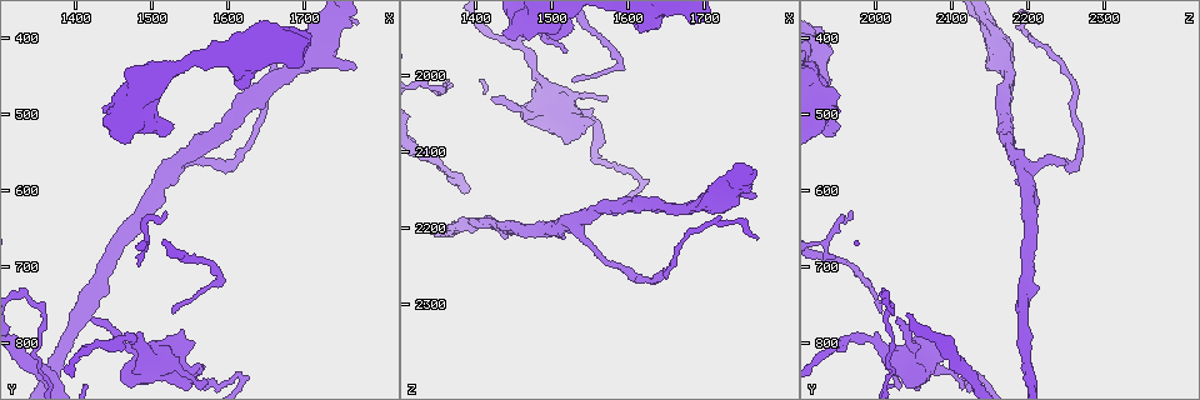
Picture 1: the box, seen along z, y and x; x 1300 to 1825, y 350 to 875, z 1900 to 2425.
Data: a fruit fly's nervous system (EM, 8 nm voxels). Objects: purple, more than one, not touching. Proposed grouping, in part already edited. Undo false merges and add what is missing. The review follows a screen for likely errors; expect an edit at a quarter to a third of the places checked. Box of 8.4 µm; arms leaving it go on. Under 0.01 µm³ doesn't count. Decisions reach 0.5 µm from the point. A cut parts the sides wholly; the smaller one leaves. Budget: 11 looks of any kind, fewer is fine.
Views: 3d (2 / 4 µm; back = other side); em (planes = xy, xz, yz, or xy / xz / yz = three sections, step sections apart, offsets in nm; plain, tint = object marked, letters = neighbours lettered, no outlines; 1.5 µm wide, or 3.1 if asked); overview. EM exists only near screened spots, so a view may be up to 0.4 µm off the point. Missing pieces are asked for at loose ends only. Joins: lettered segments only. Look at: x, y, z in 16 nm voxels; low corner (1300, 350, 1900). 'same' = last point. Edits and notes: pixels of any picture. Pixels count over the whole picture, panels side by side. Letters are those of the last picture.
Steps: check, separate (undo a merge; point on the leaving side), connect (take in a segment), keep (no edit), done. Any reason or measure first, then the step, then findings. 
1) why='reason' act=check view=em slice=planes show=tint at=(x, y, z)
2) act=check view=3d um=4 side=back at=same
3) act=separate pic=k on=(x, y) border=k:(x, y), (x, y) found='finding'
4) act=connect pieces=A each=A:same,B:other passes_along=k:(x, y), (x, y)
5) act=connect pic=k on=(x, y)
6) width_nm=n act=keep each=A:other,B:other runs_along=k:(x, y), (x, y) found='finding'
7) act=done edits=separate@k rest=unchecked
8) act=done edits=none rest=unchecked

act=check view=em slice=xy step=4 show=plain at=(1435, 500, 1945)

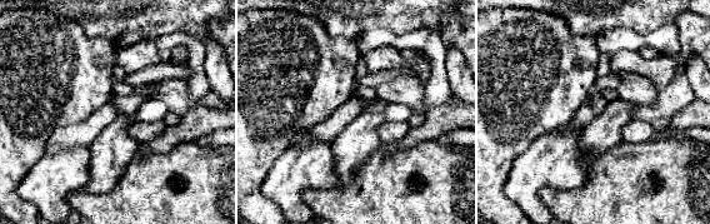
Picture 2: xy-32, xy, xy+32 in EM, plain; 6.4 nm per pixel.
why='see the neighbours' act=check view=em slice=xy step=4 show=letters at=same

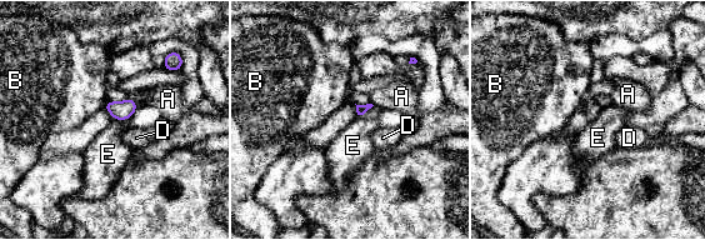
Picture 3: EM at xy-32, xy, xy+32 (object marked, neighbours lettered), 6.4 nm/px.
act=keep each=A:other,B:other,D:other,E:other border=3:(106, 100), (103, 105) found='none of them fits'

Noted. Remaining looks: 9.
why='thin end' act=check view=3d um=4 at=(1420, 770, 2025)

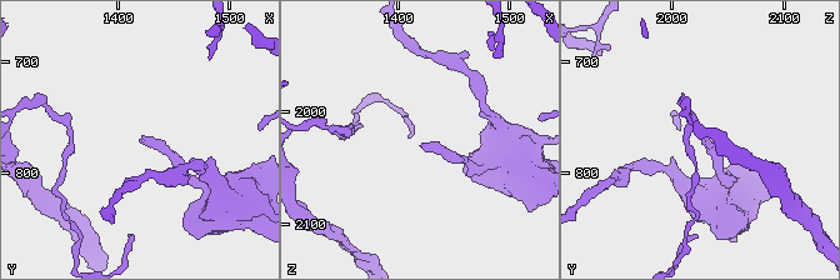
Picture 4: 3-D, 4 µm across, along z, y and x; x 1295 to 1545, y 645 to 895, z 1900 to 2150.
act=check view=em slice=yz step=8 show=letters at=(1422, 770, 2026)

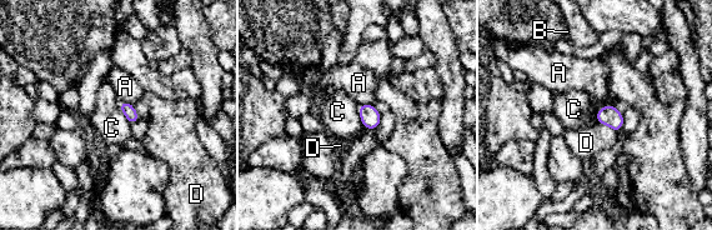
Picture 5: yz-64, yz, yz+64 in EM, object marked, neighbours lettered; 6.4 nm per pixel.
longest_contact=C:140nm act=keep each=A:other,B:other,C:other,D:other border=5:(118, 108), (131, 124) found='no lettered segment goes on from it'

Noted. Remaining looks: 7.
why='sharp bend' act=check view=3d um=2 at=(1615, 845, 2135)

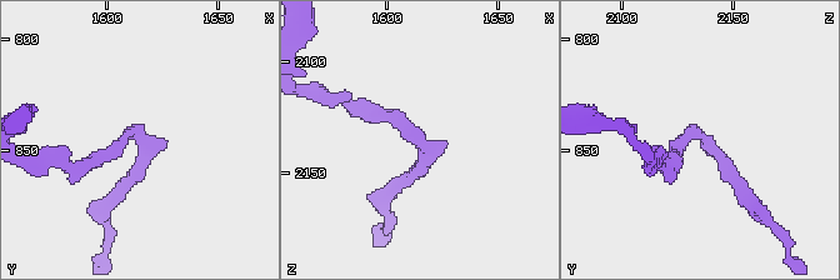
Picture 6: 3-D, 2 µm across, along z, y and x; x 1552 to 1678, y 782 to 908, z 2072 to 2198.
why='shape alone is not enough' act=check view=em slice=xy step=8 show=tint at=(1614, 843, 2135)

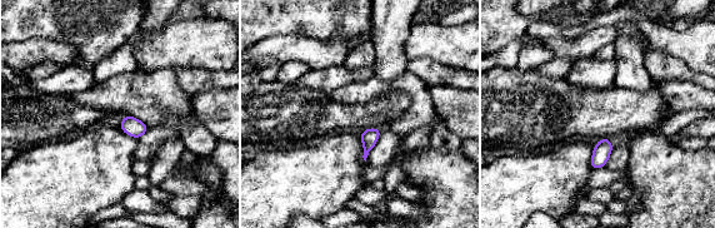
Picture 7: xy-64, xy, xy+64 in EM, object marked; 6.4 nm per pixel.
act=check view=em slice=planes show=letters at=same

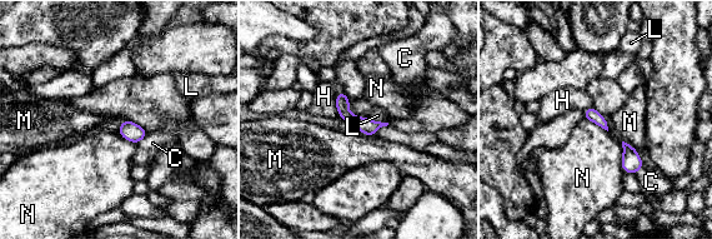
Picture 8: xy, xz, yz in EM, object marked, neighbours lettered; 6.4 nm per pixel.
act=keep each=C:other,H:other,L:other,M:other,N:other runs_along=8:(340, 95), (342, 109), (371, 132) found='one neuron here'

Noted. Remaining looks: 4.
why='branch stops here' act=check view=em slice=yz step=8 show=letters at=(1765, 440, 2155)

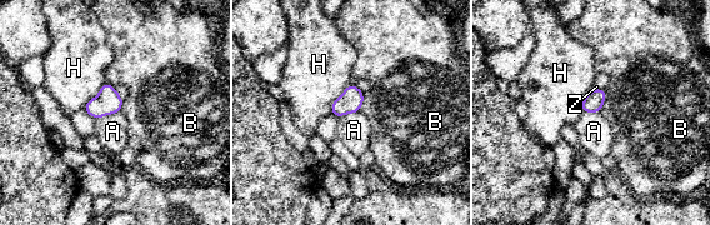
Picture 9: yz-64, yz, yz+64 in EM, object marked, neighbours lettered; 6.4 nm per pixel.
act=keep each=A:other,B:other,H:other,Z:other border=9:(605, 89), (605, 99), (600, 110) found='none of them fits'

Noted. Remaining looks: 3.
act=done edits=none rest=unchecked

